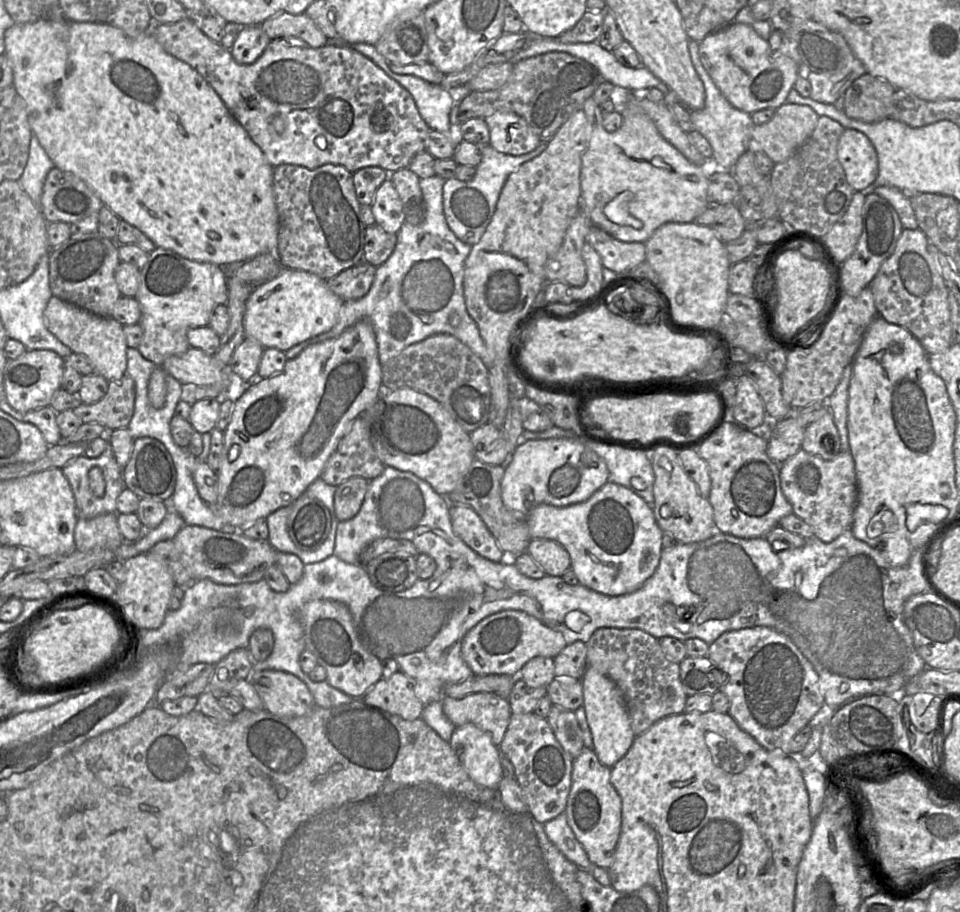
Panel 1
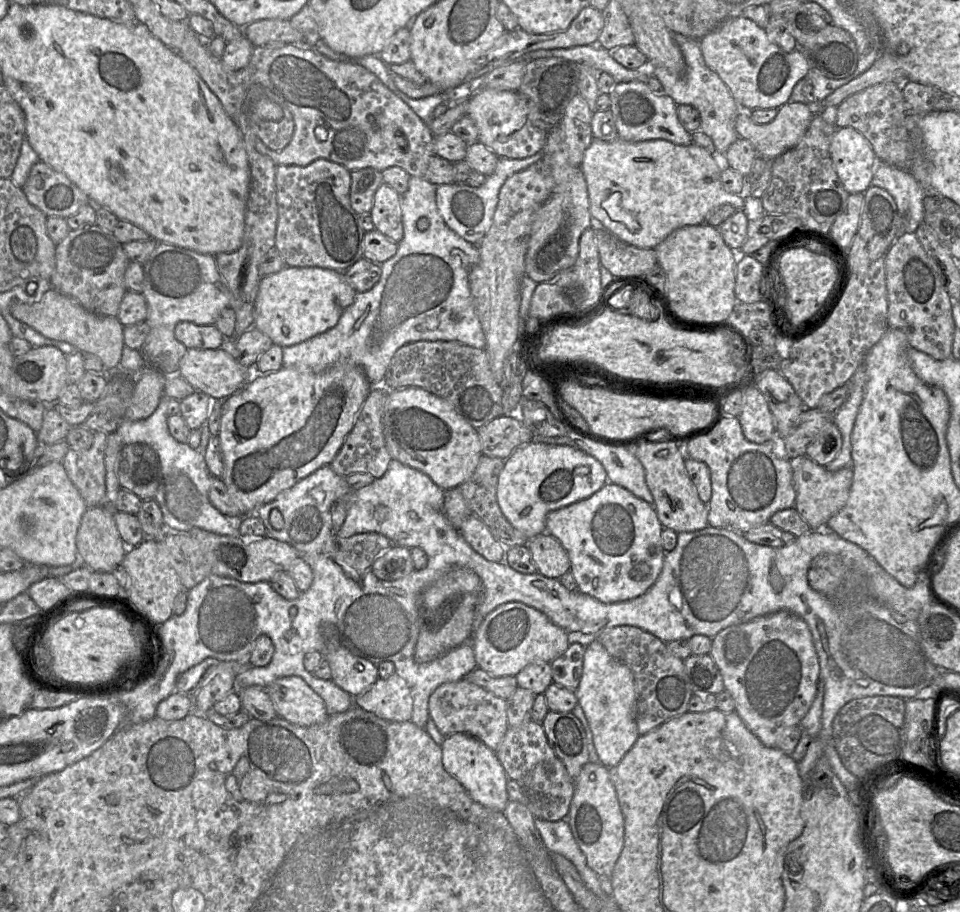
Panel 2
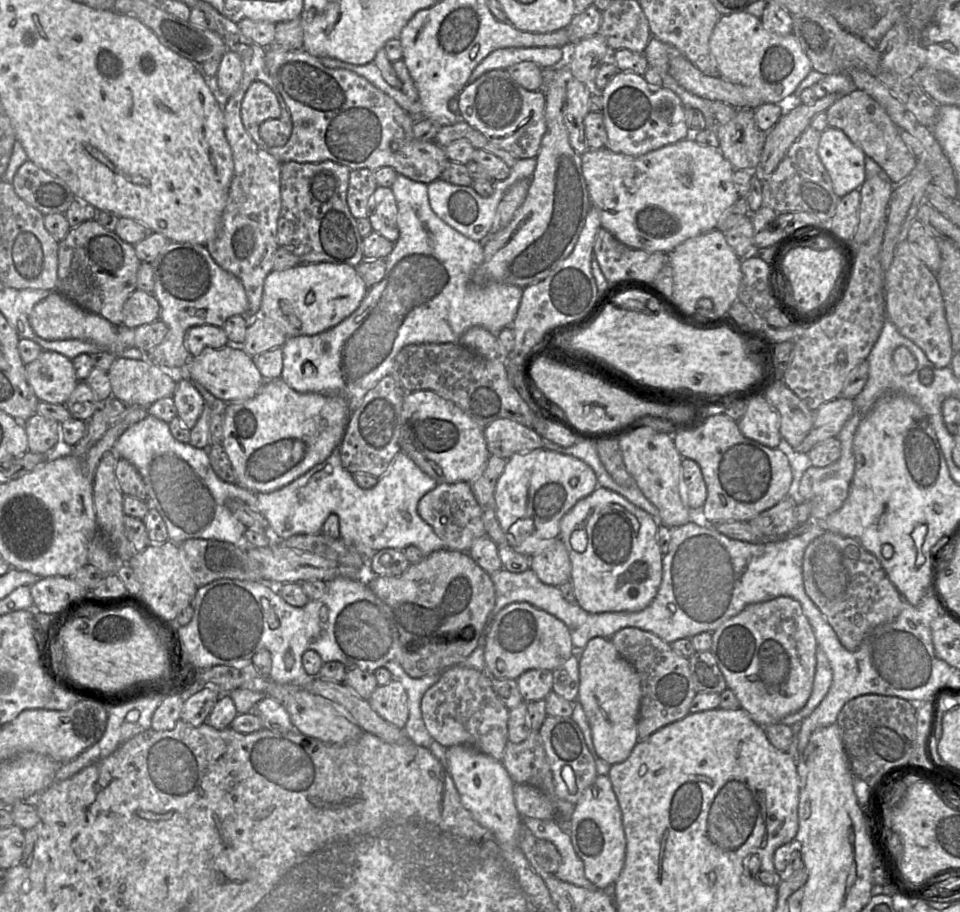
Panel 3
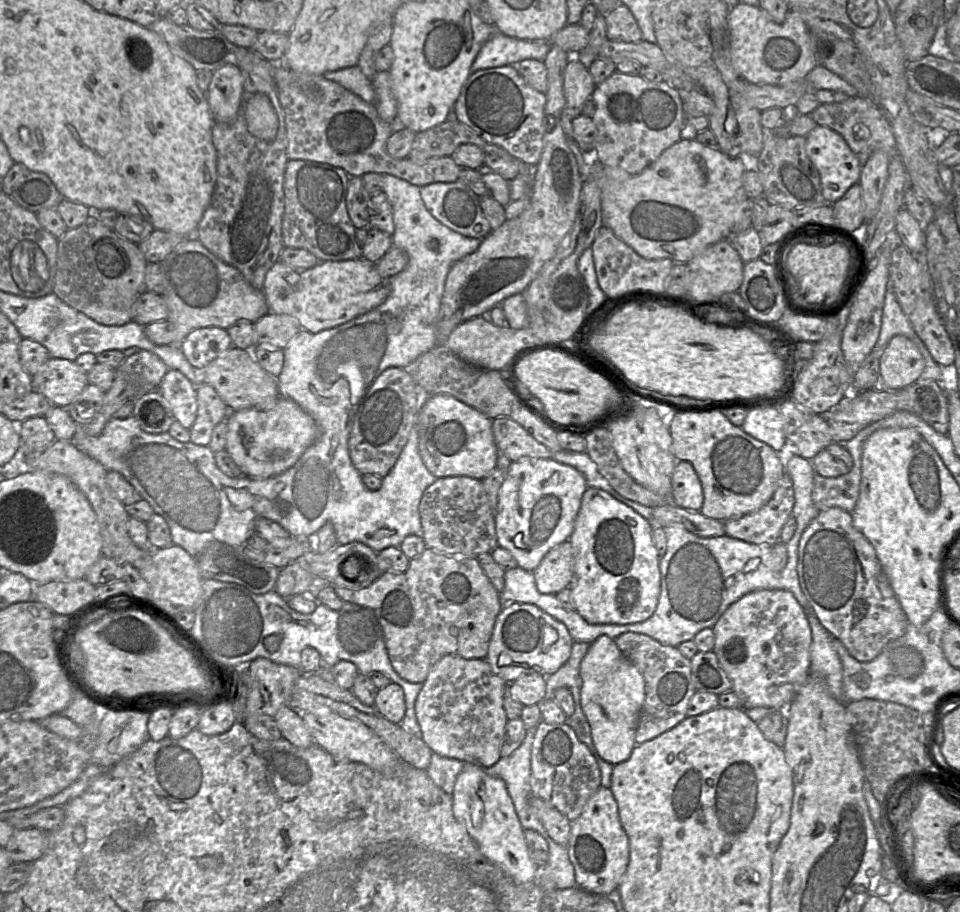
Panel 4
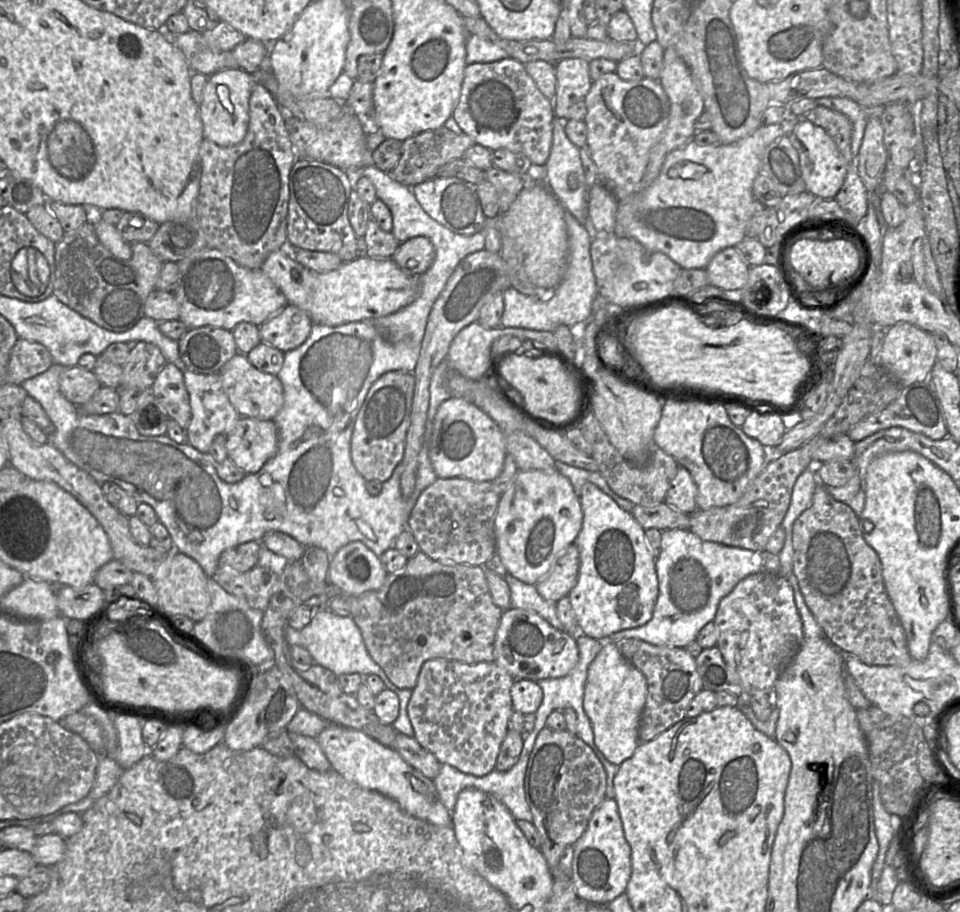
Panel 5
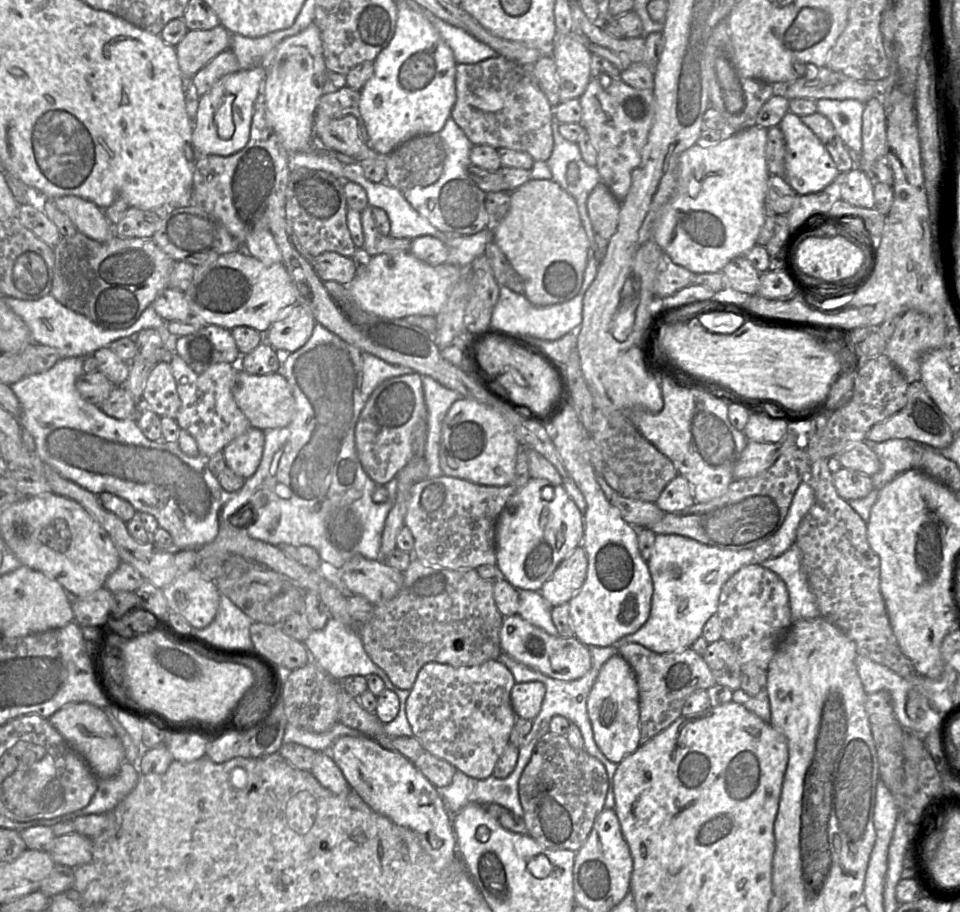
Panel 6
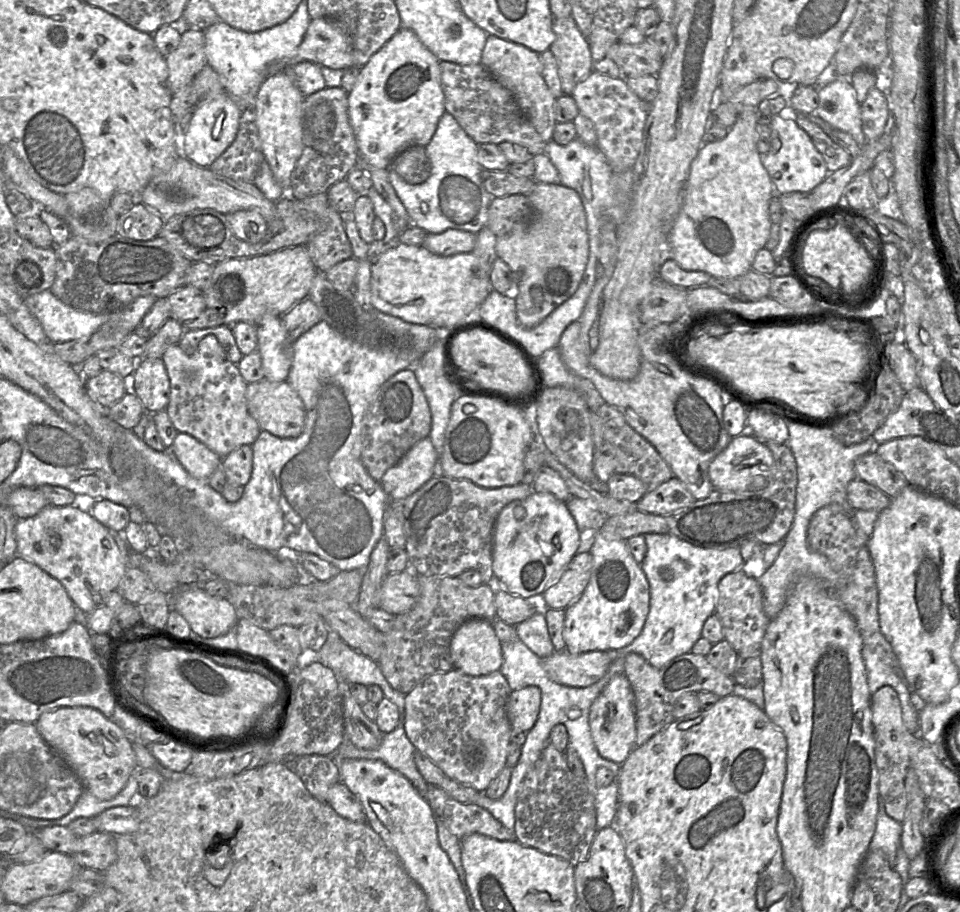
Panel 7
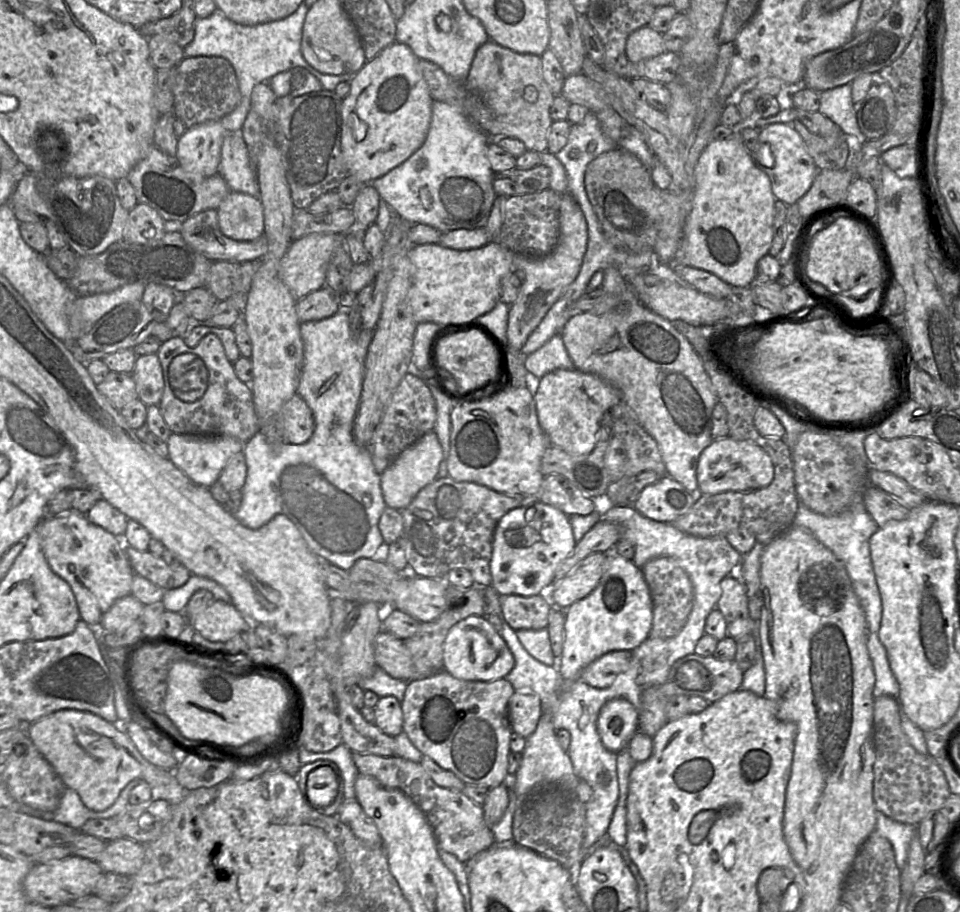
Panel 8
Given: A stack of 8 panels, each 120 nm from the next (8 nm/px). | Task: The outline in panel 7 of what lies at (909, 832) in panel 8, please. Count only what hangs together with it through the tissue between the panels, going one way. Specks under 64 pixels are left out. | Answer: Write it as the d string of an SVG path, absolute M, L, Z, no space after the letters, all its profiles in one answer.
M880 798L876 829L870 843L870 850L881 851L893 869L897 851L901 846L901 835L901 823L888 816L885 804Z

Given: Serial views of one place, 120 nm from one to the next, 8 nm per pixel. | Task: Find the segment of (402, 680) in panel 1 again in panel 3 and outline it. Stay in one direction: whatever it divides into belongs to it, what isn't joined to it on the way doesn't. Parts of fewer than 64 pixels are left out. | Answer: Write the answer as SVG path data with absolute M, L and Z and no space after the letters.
M392 679L386 685L378 685L368 702L384 720L404 729L409 707L407 692L400 681Z

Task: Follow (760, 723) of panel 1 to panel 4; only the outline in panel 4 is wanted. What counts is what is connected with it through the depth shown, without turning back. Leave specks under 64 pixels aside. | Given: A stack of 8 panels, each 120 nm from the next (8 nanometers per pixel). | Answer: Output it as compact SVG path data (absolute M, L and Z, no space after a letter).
M760 589L731 604L712 627L715 652L742 708L786 708L808 680L812 641L807 614L795 596L782 589Z

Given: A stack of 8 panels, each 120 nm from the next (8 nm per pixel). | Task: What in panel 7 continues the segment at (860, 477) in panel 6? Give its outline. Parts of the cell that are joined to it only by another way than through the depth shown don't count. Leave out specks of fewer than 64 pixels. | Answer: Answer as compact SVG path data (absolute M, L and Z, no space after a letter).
M859 478L848 484L847 499L852 510L874 510L878 513L891 502L891 498L880 489Z

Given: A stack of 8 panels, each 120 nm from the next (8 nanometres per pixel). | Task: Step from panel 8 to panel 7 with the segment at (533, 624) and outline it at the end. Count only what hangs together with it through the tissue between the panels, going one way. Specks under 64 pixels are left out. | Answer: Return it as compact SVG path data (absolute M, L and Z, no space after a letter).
M500 585L496 587L495 607L496 617L513 626L525 621L537 612L533 600L514 595Z

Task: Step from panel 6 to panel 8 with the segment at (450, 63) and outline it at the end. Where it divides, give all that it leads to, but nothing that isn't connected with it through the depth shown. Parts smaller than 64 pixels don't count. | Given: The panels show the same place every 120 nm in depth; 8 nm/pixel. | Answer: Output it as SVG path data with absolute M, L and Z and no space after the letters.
M394 41L388 47L383 49L374 59L367 61L364 66L354 74L350 81L349 94L342 99L341 104L341 117L342 117L342 132L341 132L341 152L344 163L347 168L348 176L355 177L360 183L364 185L371 185L372 182L397 166L405 162L412 154L414 154L425 142L430 122L431 122L431 106L433 99L431 98L427 85L423 79L420 67L419 59L412 52L412 50L405 44Z

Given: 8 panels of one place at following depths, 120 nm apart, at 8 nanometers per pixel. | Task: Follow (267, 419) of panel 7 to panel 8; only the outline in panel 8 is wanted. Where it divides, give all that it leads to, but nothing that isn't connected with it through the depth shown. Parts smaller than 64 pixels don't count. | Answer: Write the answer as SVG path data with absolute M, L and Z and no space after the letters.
M297 393L282 407L281 430L286 442L291 444L304 444L314 433L315 421L312 411Z

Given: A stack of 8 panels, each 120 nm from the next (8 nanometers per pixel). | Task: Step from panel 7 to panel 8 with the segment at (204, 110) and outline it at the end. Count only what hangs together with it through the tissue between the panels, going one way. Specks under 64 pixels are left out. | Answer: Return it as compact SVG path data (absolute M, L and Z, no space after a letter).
M221 120L208 121L188 128L179 138L177 159L189 173L211 177L218 173L221 147L228 132Z

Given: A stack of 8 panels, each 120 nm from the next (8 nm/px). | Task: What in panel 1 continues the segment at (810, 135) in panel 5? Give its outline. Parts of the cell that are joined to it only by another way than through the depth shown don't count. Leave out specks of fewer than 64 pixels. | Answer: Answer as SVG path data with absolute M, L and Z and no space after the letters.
M845 129L838 140L837 156L848 183L855 191L867 188L877 178L877 153L864 133Z

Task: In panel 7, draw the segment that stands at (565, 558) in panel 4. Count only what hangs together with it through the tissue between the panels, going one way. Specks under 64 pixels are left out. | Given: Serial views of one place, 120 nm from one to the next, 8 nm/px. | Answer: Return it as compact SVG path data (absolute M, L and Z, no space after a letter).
M578 551L553 584L542 593L548 608L566 609L586 589L592 572L590 551Z

